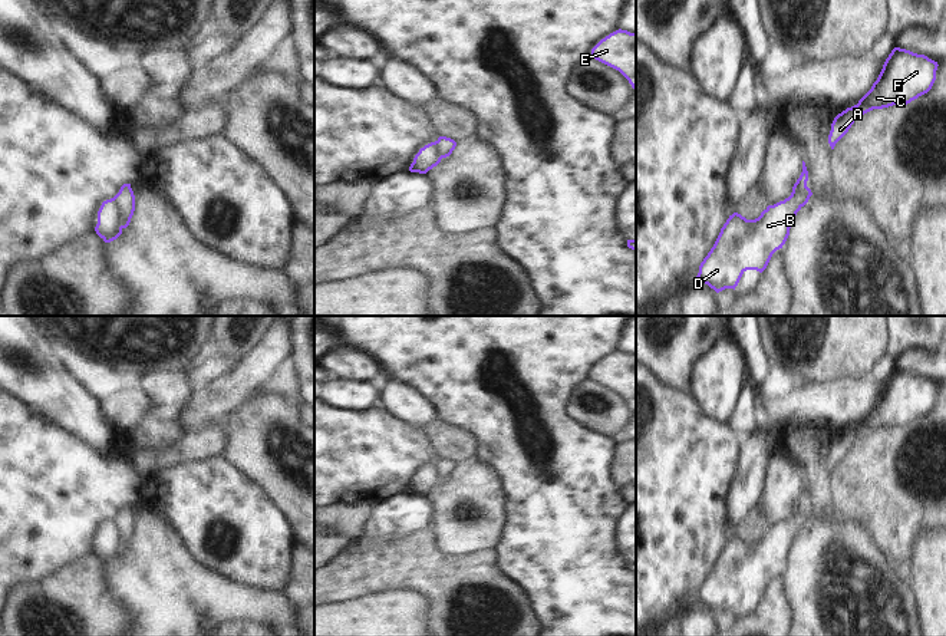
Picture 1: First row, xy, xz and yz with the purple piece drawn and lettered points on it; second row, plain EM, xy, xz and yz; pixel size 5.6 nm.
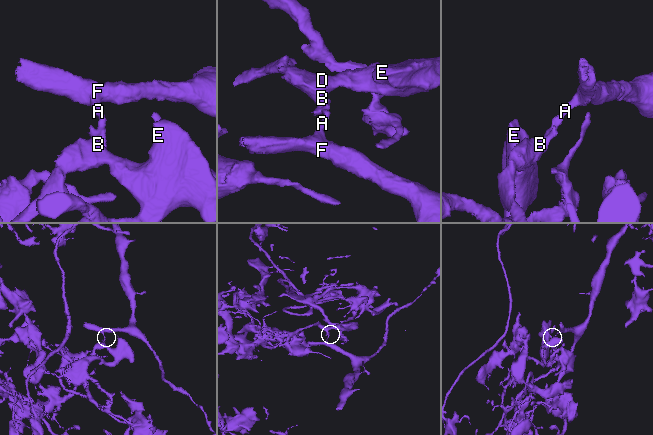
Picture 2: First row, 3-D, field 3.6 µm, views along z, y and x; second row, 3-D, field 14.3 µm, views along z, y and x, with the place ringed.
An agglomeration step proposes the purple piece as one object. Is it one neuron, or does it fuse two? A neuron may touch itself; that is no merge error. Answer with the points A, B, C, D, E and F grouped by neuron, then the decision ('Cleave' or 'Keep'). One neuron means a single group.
Groups: A C F / B D E. Cleave

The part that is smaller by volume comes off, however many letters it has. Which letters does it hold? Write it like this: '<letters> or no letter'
A, C, F

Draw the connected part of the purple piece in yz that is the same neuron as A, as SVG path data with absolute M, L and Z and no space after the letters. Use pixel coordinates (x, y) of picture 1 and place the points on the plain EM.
M894 369L871 411L857 426L847 429L834 439L828 457L831 471L848 454L858 438L873 431L893 426L904 428L927 415L936 402L937 388L937 383L924 376Z

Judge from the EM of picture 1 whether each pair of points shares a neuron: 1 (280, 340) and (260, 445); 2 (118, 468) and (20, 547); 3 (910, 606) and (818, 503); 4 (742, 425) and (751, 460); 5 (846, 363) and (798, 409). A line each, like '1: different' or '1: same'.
1: different
2: same
3: different
4: different
5: different

